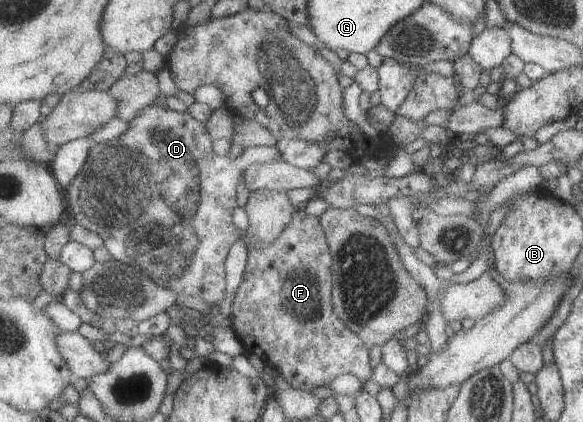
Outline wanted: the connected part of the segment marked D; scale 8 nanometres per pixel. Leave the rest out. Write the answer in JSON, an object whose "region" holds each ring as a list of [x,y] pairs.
{"region":[[[163,99],[153,102],[147,108],[143,108],[141,114],[128,124],[129,129],[124,134],[110,141],[102,141],[93,145],[91,154],[89,154],[89,160],[85,163],[83,170],[79,172],[77,178],[71,183],[71,186],[66,189],[67,204],[70,204],[74,218],[77,220],[77,223],[82,224],[85,228],[100,234],[104,238],[105,247],[109,250],[112,258],[120,260],[129,266],[135,266],[145,276],[150,276],[153,282],[156,282],[159,286],[169,288],[169,290],[174,290],[175,292],[181,292],[181,290],[187,292],[189,290],[191,296],[199,296],[207,304],[215,304],[223,300],[225,298],[225,290],[228,289],[226,261],[233,244],[237,244],[239,239],[241,239],[241,230],[233,222],[233,210],[237,208],[237,186],[239,186],[241,180],[244,180],[245,171],[251,164],[256,161],[283,161],[281,152],[277,150],[276,146],[270,147],[265,145],[246,148],[239,156],[232,157],[230,154],[217,156],[215,150],[213,150],[215,138],[211,138],[211,134],[209,134],[205,123],[195,120],[188,110],[185,112],[171,110]]]}

